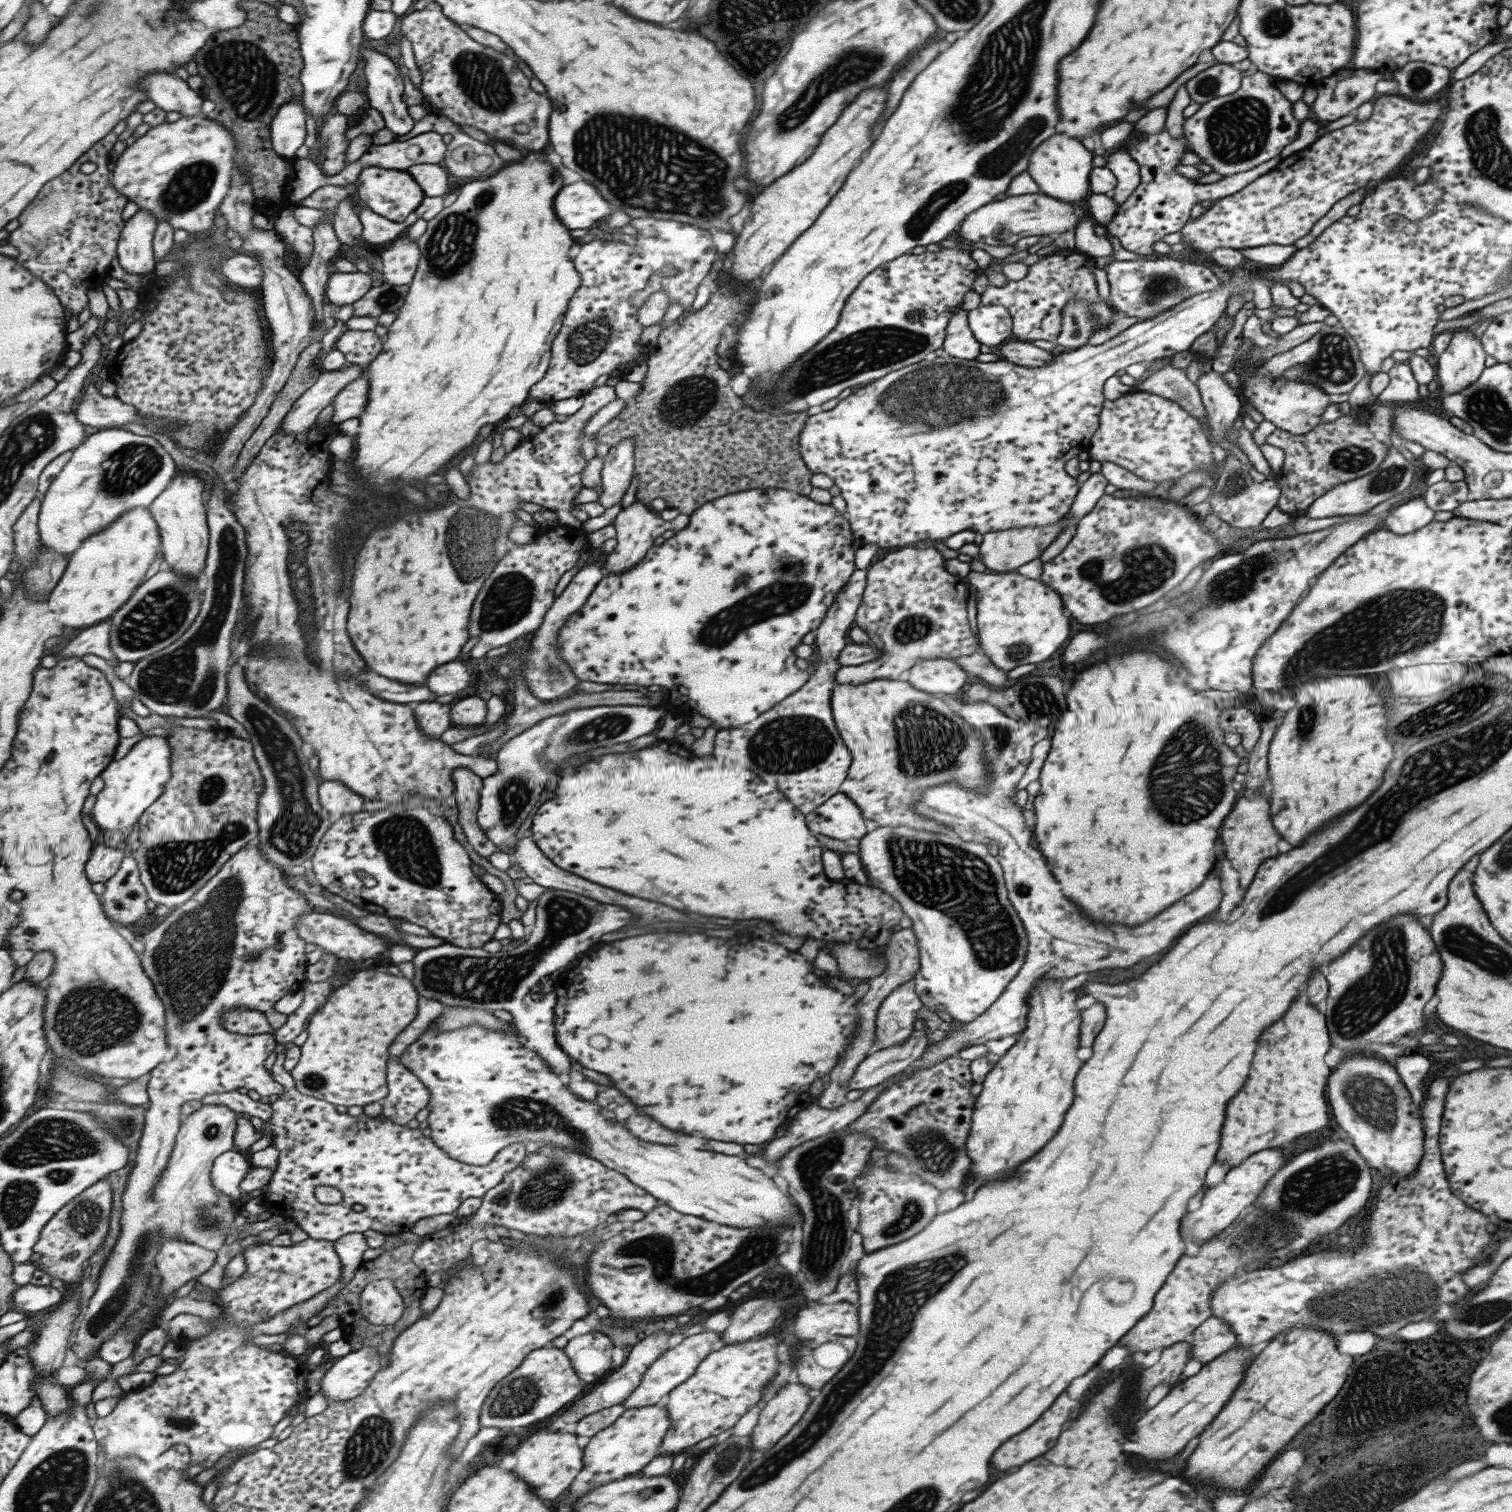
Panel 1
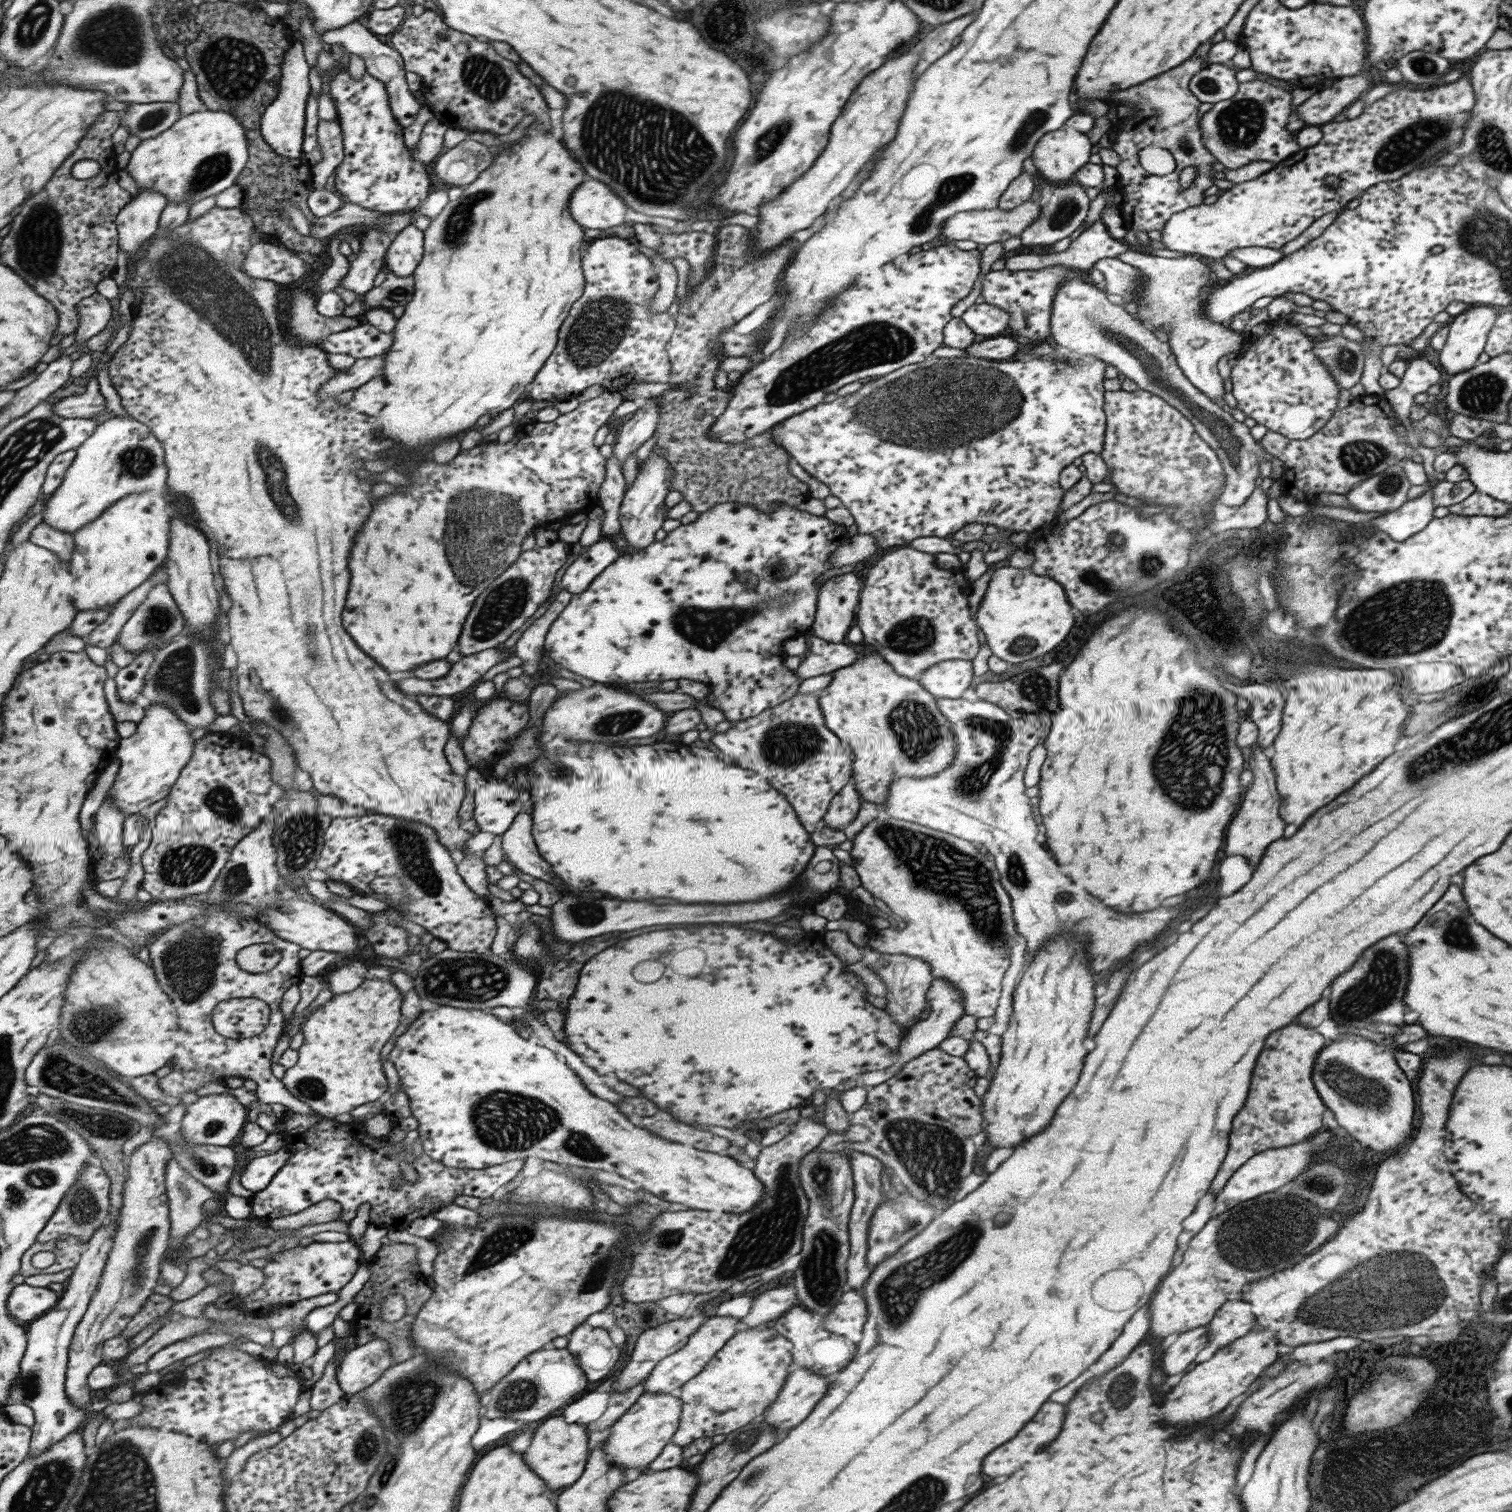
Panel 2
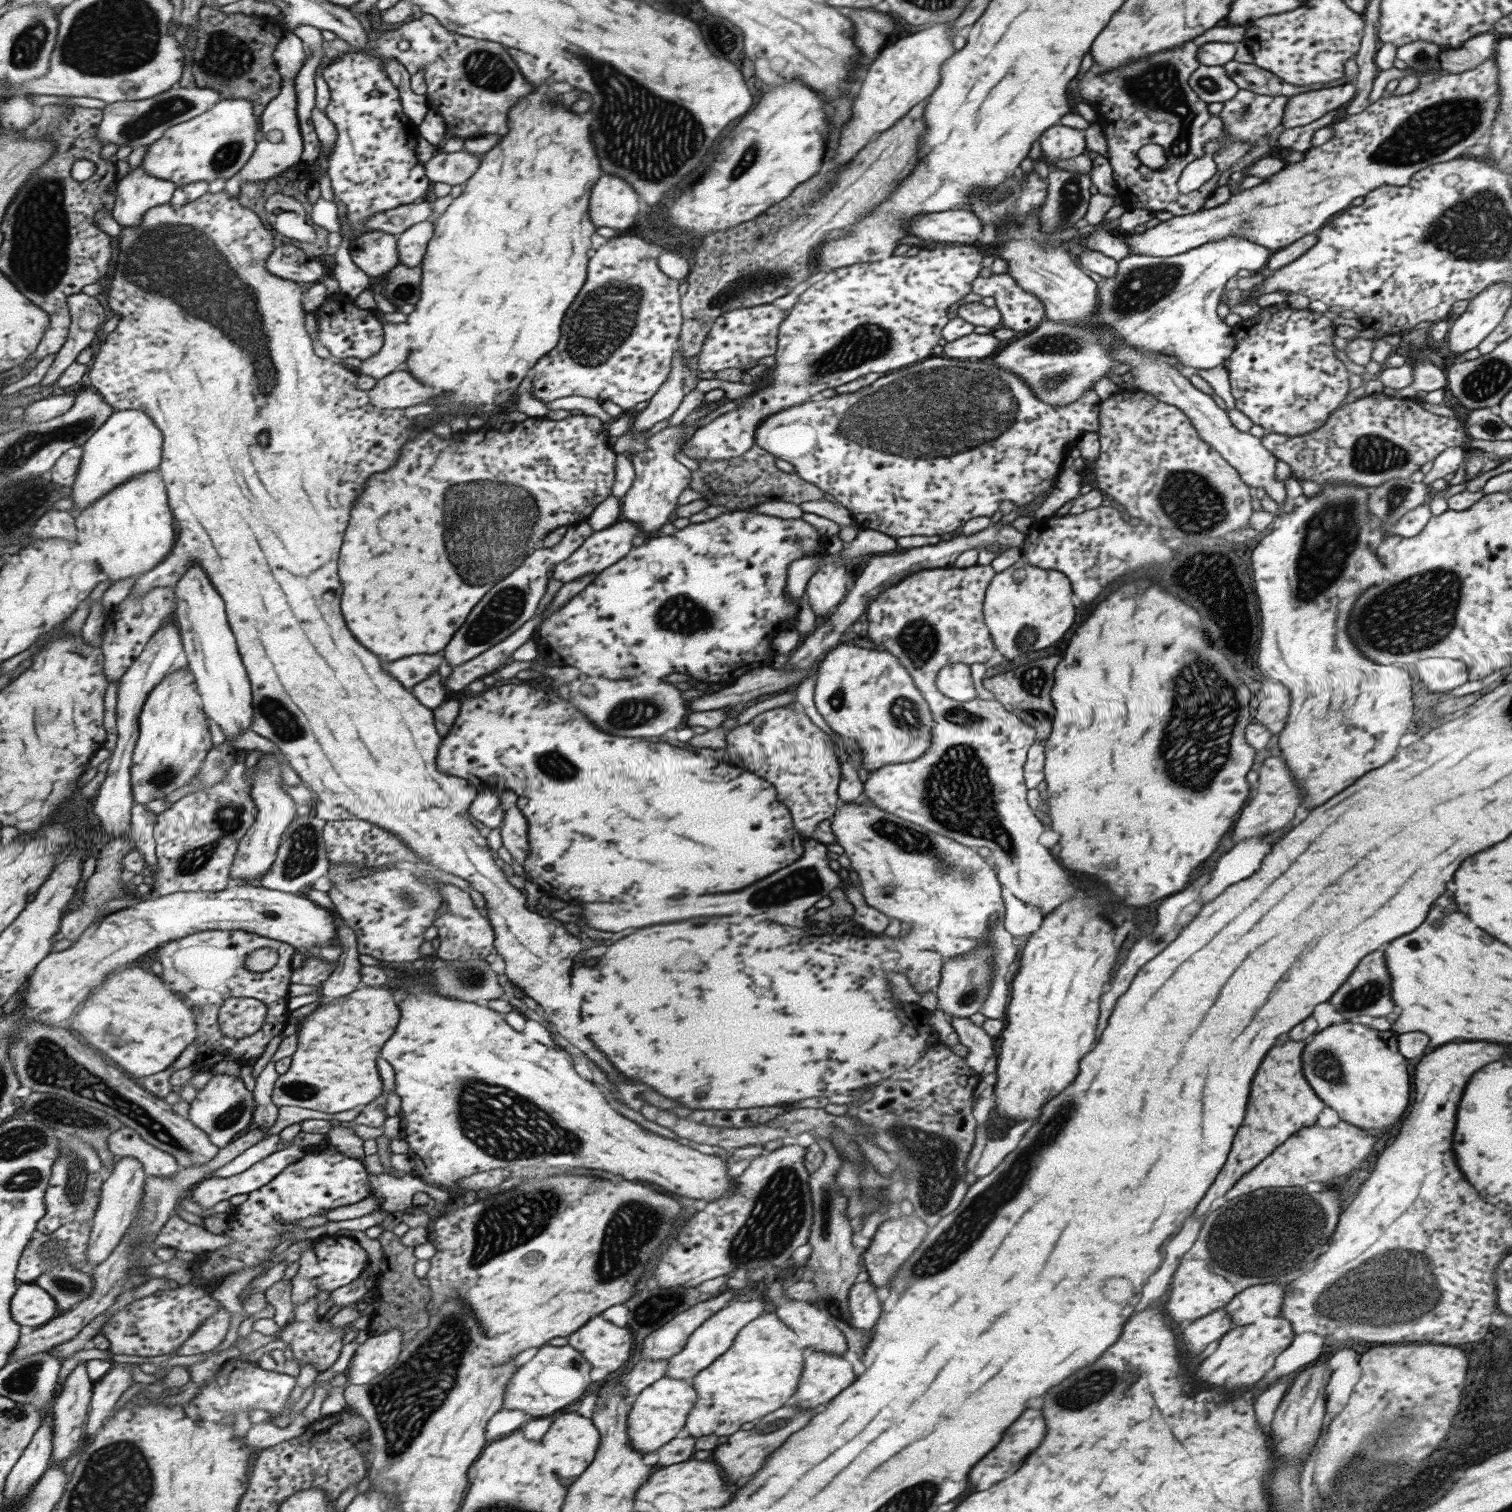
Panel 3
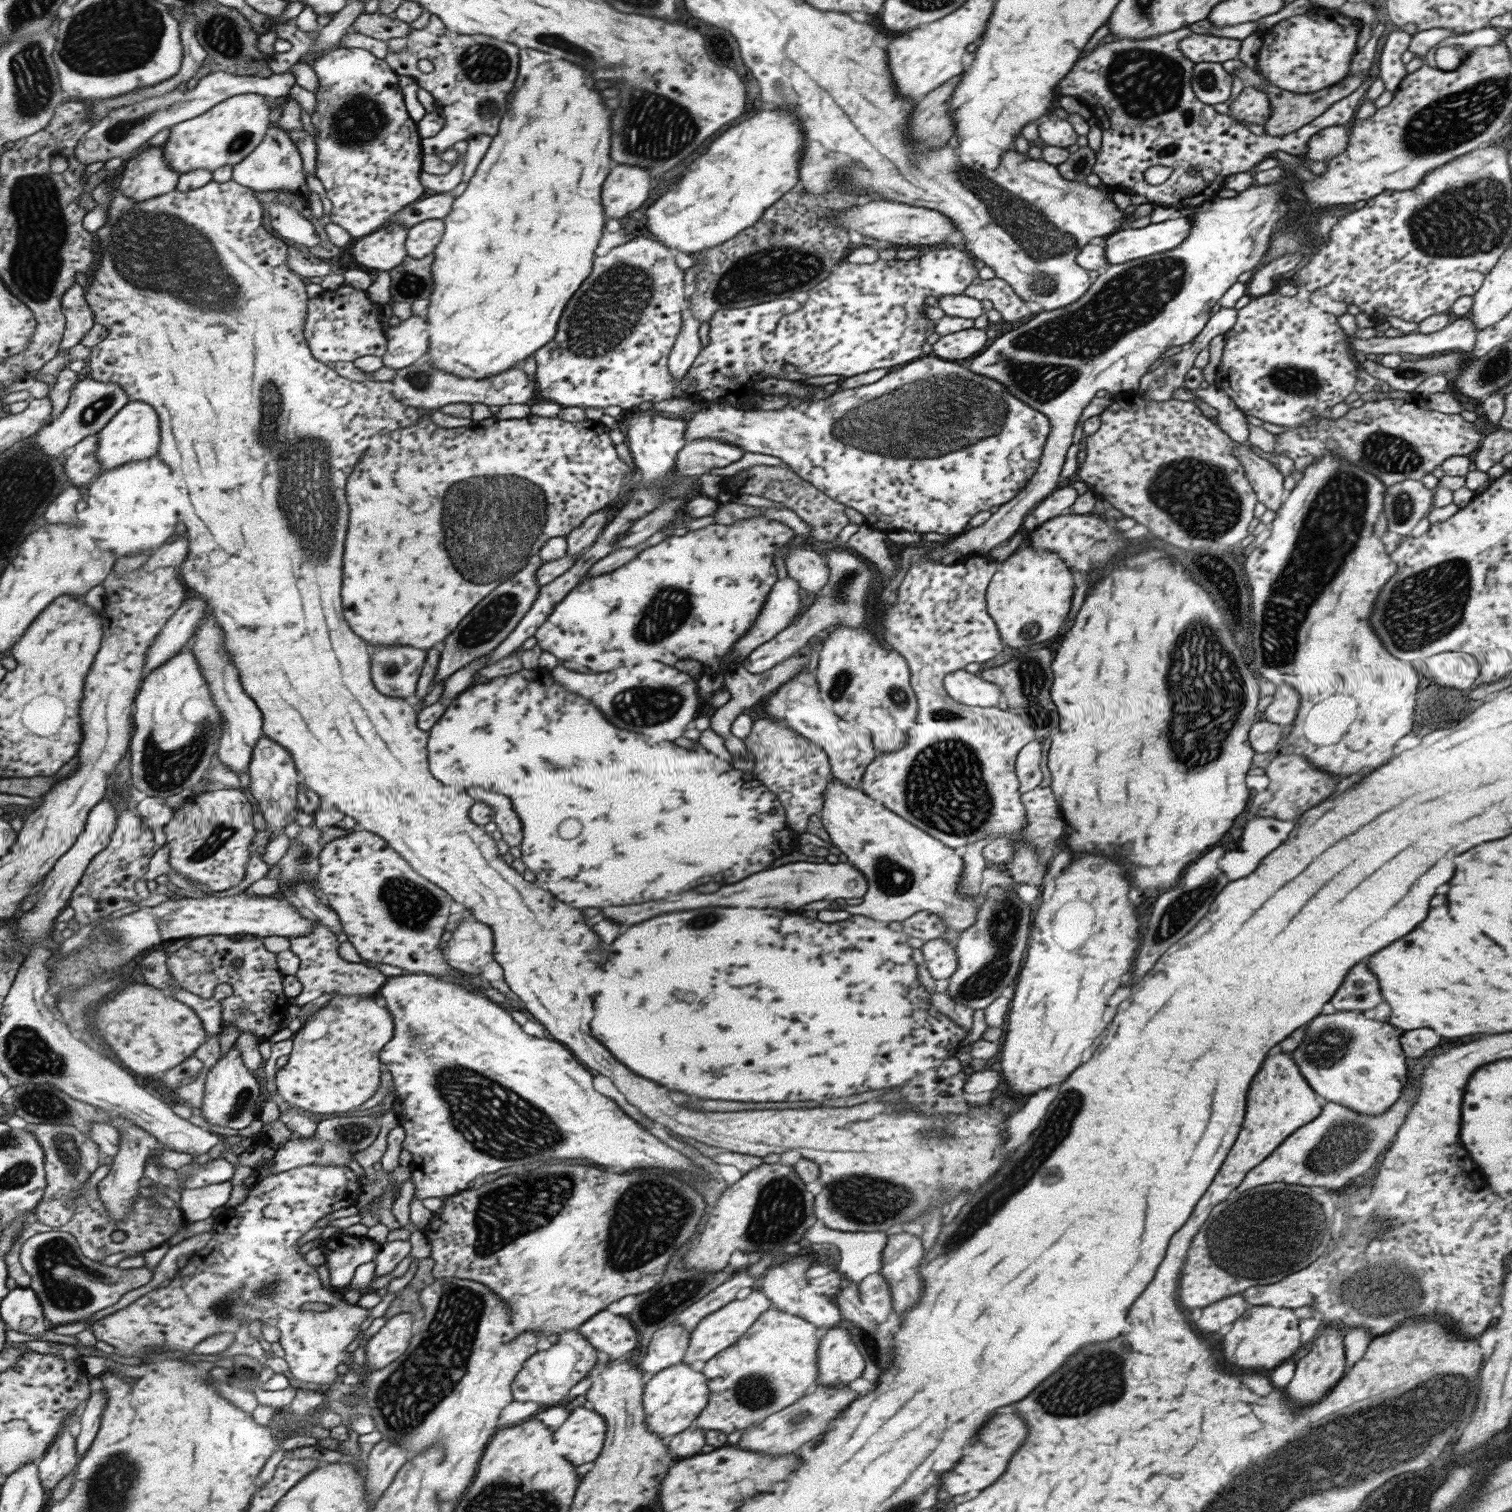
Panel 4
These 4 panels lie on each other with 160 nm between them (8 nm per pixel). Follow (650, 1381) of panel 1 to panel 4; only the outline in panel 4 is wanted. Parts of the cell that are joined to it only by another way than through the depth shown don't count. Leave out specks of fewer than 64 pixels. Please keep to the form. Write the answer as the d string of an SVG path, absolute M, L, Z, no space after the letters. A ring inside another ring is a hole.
M759 1286L752 1287L750 1294L742 1299L733 1299L721 1308L705 1315L690 1332L688 1347L681 1363L691 1365L695 1360L706 1361L724 1348L731 1346L758 1319L758 1316L771 1308L770 1300L759 1290Z

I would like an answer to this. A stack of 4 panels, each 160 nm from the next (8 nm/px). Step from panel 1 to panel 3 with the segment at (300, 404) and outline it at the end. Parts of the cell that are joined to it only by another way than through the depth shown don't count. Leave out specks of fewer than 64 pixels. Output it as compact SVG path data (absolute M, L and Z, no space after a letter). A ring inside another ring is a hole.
M382 321L381 323L385 334L383 348L375 356L362 360L356 369L360 375L372 376L377 380L405 366L412 351L412 340L414 340L407 322L389 324L387 321Z

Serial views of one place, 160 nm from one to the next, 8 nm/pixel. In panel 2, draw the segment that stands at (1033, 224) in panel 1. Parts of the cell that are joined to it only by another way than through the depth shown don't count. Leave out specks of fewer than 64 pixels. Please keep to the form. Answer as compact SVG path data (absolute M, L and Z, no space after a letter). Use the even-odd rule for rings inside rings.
M1028 198L1011 210L1001 210L996 206L991 210L958 212L942 222L940 234L951 242L955 240L971 240L976 244L985 245L993 244L993 242L1004 242L1010 236L1019 236L1020 232L1038 217L1039 211L1040 208L1036 200L1031 201Z

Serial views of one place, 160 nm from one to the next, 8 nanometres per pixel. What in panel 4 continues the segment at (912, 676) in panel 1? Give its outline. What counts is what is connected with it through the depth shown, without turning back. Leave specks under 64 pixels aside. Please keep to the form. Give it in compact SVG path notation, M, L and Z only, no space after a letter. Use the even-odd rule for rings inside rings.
M964 669L946 674L942 685L953 700L967 706L996 706L1002 695L996 684L983 680L978 673L969 673Z

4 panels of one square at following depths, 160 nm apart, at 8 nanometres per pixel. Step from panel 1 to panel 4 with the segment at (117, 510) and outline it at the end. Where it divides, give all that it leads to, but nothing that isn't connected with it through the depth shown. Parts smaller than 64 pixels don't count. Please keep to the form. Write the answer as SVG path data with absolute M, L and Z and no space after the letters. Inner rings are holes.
M134 400L133 402L127 403L127 406L124 406L119 410L119 412L111 419L111 422L109 422L105 428L101 428L101 430L97 432L97 436L99 436L99 448L97 454L98 459L102 464L102 472L98 474L99 476L106 470L111 470L122 464L138 460L147 460L148 458L155 456L155 454L159 452L159 446L162 439L161 418L154 406L140 400Z

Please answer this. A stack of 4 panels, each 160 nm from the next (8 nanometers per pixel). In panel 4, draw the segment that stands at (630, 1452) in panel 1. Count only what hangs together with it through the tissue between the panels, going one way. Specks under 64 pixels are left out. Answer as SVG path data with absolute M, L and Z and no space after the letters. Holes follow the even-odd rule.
M677 1363L647 1378L642 1392L644 1423L659 1438L673 1436L693 1426L692 1420L705 1408L708 1401L706 1378L701 1371L696 1372L687 1363Z

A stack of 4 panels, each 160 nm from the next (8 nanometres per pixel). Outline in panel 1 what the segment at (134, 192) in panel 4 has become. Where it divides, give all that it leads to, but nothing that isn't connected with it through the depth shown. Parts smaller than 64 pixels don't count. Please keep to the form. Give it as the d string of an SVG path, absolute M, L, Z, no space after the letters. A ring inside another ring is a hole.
M138 209L125 223L121 238L119 239L119 263L126 272L143 276L155 270L157 261L154 249L154 238L158 221L153 211Z

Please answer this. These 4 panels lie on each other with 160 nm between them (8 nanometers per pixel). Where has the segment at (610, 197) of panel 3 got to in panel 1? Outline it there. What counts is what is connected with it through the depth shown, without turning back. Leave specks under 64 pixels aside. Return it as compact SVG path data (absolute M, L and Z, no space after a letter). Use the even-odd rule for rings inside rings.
M583 180L563 186L555 196L555 216L571 231L603 225L613 211L599 191Z

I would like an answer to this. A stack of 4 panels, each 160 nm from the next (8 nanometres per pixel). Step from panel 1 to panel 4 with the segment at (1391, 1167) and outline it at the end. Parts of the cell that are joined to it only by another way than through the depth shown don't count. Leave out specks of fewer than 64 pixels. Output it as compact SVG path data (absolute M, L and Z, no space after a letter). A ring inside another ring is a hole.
M1337 1011L1328 1016L1319 1014L1305 1026L1303 1042L1295 1048L1295 1052L1291 1052L1291 1058L1315 1094L1359 1114L1378 1115L1399 1098L1407 1074L1406 1056L1399 1042L1399 1032L1385 1022L1387 1020L1378 1022L1375 1019L1367 1019L1361 1013L1353 1011Z

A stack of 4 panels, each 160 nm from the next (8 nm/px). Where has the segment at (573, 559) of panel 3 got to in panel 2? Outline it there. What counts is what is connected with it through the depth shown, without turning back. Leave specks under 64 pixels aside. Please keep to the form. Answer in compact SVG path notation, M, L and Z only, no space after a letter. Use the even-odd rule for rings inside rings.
M615 536L600 537L570 565L565 566L559 589L567 590L571 594L583 592L595 576L621 555L622 552L613 544L614 538Z

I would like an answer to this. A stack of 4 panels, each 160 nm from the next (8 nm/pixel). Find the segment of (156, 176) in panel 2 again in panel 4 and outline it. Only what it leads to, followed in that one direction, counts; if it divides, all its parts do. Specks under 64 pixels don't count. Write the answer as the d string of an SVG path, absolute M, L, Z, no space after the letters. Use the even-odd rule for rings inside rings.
M240 94L217 104L209 112L176 124L164 143L167 162L180 175L193 170L213 172L225 164L234 167L266 139L273 121L271 108L262 94Z

